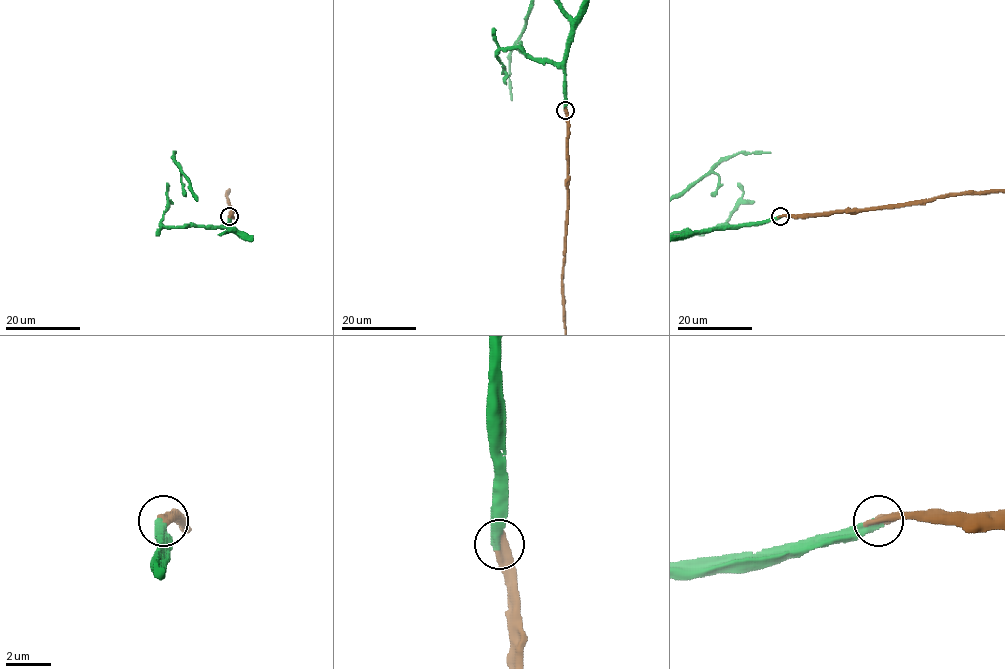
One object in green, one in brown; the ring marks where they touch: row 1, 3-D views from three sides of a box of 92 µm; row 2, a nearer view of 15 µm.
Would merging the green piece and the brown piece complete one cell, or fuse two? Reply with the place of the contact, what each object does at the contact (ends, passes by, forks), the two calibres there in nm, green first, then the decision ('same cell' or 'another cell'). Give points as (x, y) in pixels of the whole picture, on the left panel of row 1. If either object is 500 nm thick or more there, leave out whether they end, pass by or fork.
place (229, 216); green ends; brown ends; calibres 440 and 480 nm; same cell

